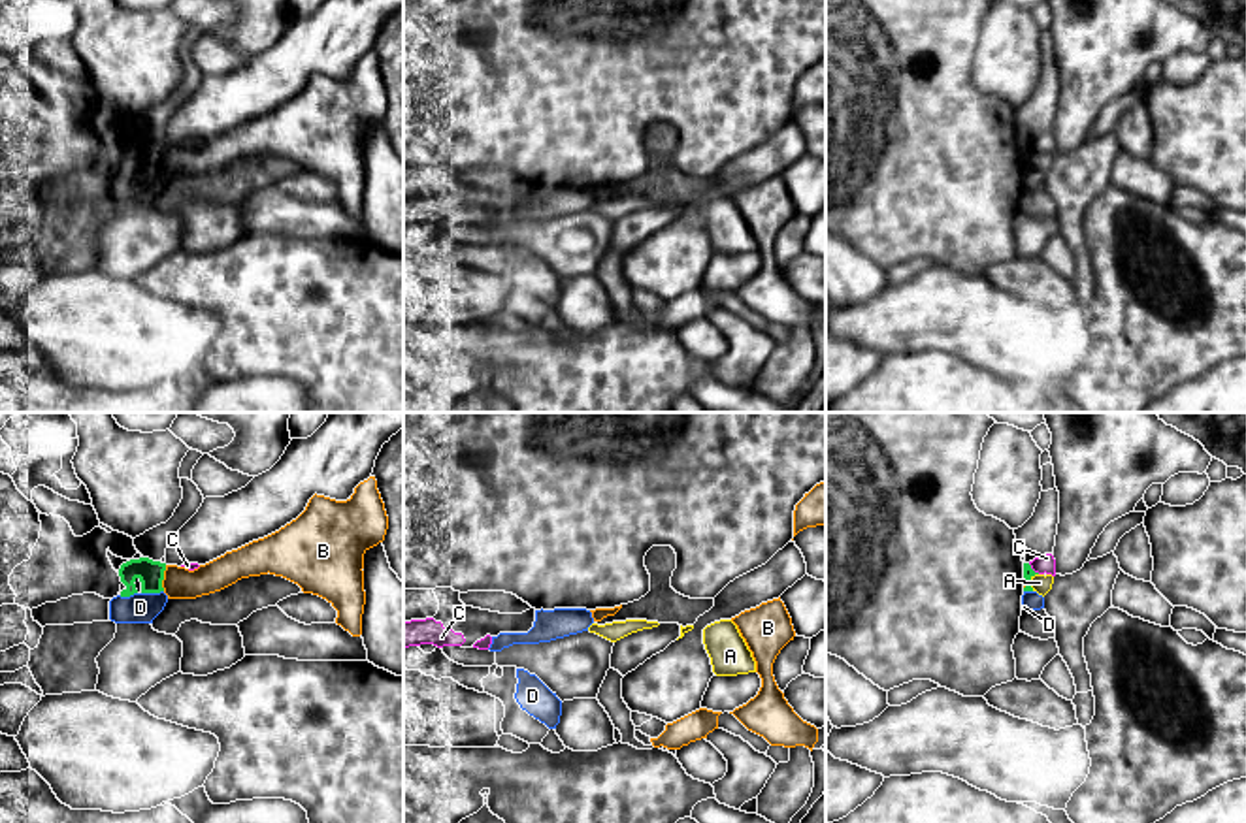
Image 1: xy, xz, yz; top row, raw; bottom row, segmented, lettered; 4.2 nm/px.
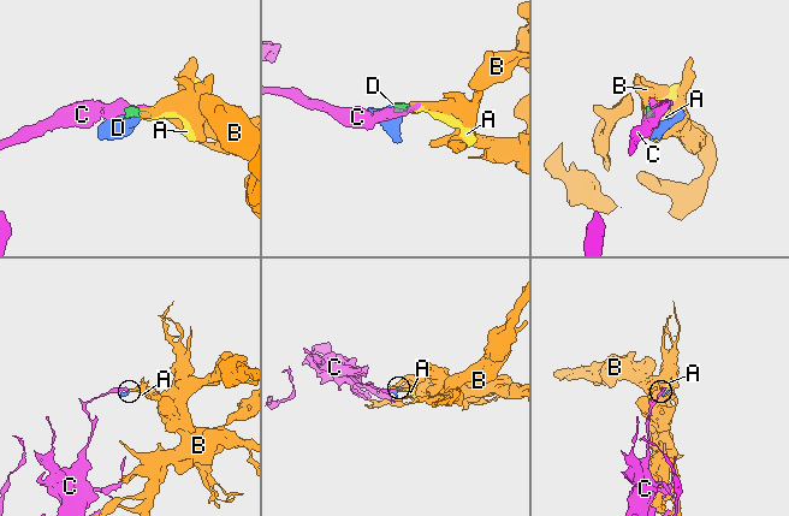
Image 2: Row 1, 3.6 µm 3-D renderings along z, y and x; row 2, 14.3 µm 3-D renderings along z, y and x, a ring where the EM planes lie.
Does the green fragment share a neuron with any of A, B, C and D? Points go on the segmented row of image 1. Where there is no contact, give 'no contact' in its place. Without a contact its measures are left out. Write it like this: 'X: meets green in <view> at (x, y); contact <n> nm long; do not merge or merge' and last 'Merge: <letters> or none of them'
A: meets green in yz at (1030, 582); contact 80 nm long; merge
B: meets green in xy at (163, 579); contact 110 nm long; do not merge
C: meets green in yz at (1032, 569); contact 70 nm long; do not merge
D: meets green in xy at (151, 592); contact 100 nm long; do not merge
Merge: A

